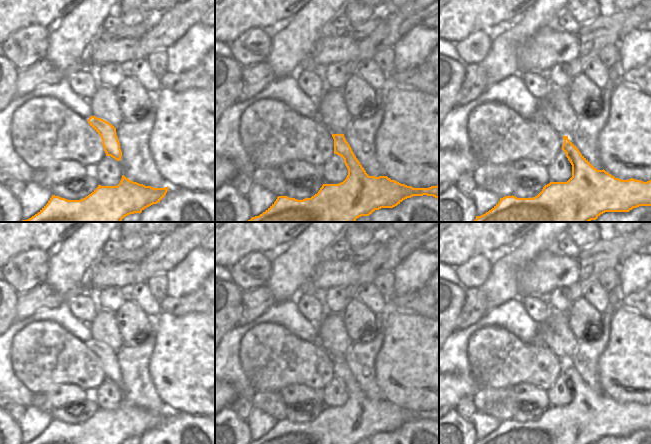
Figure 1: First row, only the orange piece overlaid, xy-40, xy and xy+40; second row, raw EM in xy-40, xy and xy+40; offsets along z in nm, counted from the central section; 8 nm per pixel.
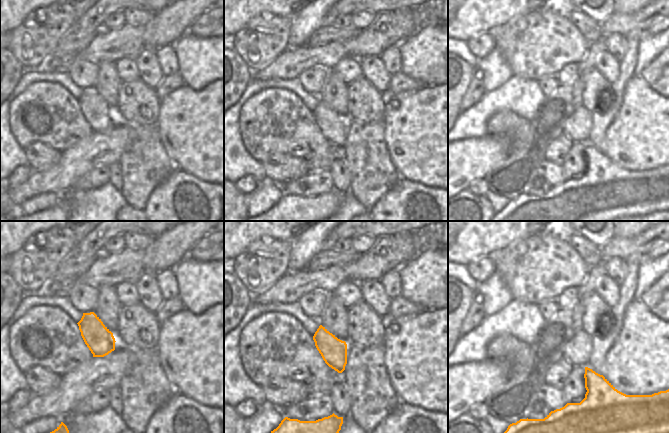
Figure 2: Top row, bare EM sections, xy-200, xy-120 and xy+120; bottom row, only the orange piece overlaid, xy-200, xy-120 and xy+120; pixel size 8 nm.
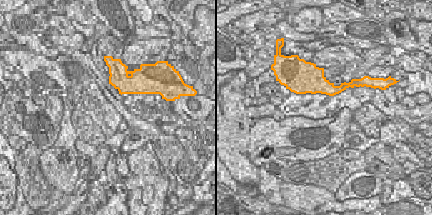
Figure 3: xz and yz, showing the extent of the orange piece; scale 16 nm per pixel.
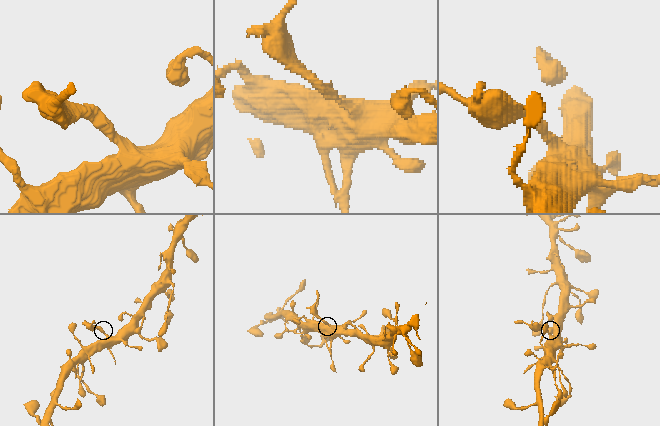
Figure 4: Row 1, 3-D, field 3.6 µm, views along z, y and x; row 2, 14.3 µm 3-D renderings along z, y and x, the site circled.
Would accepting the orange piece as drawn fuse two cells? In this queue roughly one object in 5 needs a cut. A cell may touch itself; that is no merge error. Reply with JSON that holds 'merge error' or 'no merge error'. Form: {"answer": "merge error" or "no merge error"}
{"answer": "no merge error"}

